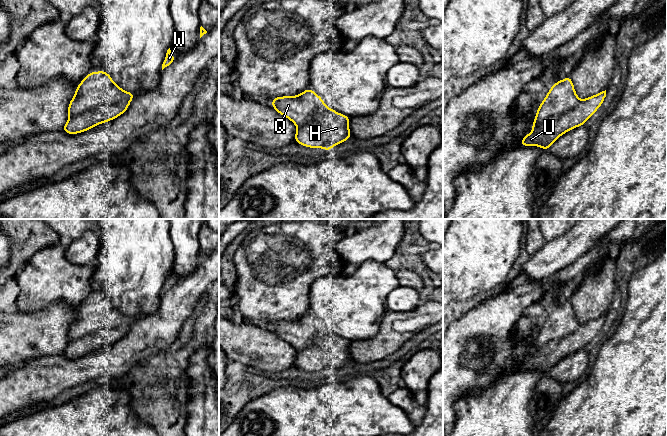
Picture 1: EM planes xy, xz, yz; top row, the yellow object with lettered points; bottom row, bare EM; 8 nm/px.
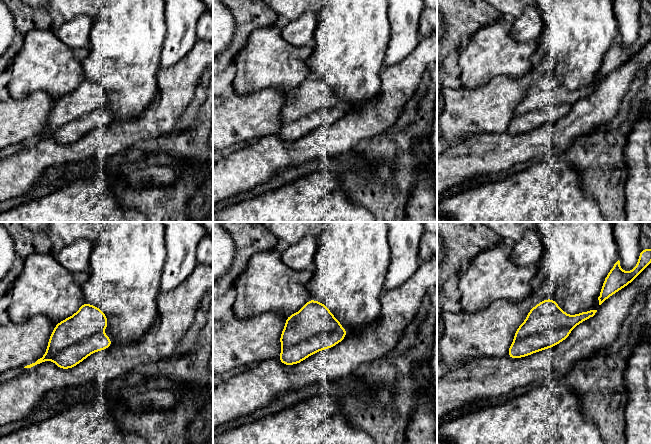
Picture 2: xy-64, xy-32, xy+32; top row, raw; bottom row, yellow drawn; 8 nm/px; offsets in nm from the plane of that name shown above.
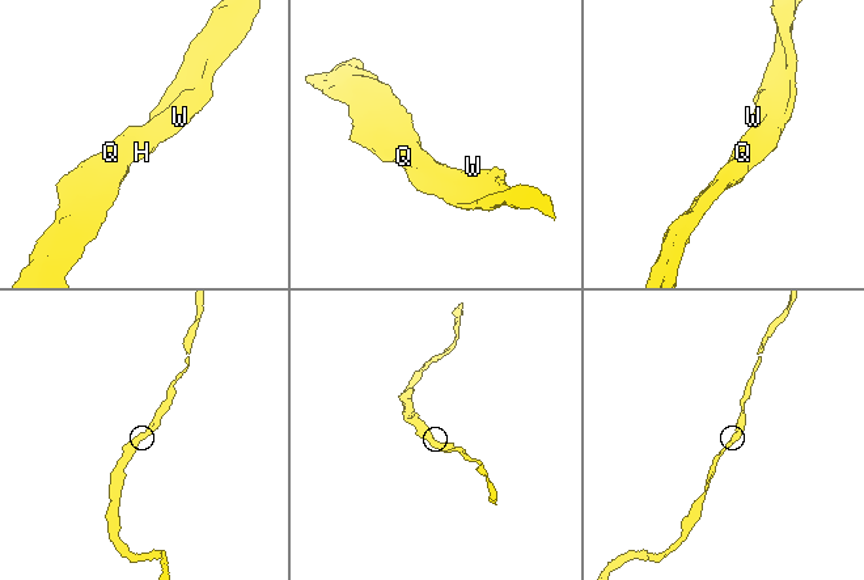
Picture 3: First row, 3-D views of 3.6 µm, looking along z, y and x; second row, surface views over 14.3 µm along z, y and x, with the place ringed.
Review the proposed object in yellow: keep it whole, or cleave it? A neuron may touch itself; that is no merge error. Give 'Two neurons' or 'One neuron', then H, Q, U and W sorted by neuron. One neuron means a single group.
One neuron. Groups: H Q U W

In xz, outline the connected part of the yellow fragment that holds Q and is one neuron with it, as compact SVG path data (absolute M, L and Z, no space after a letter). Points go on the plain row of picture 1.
M310 312L296 320L272 322L272 332L291 344L296 350L295 366L309 372L330 373L353 361L349 355L350 341L327 331L322 322Z

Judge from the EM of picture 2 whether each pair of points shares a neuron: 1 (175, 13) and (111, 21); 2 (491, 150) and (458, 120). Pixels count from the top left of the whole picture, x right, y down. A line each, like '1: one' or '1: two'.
1: one
2: two

